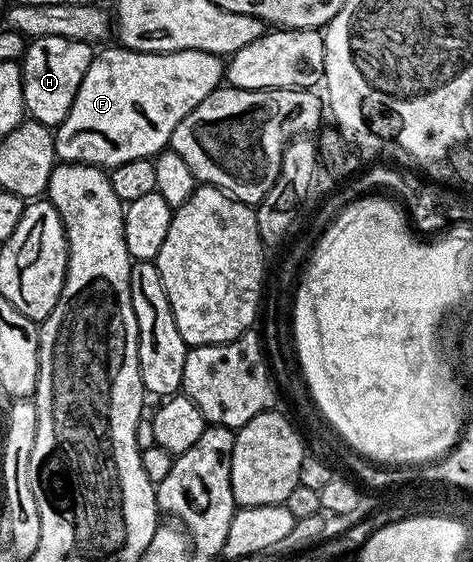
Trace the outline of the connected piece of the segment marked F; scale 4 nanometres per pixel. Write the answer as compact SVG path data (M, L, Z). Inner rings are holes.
M120 45L112 46L94 54L67 117L55 128L55 149L62 163L90 163L92 167L112 169L127 161L156 156L158 151L169 147L175 125L179 125L199 101L222 86L225 79L226 60L215 53L203 53L199 49L128 51Z

